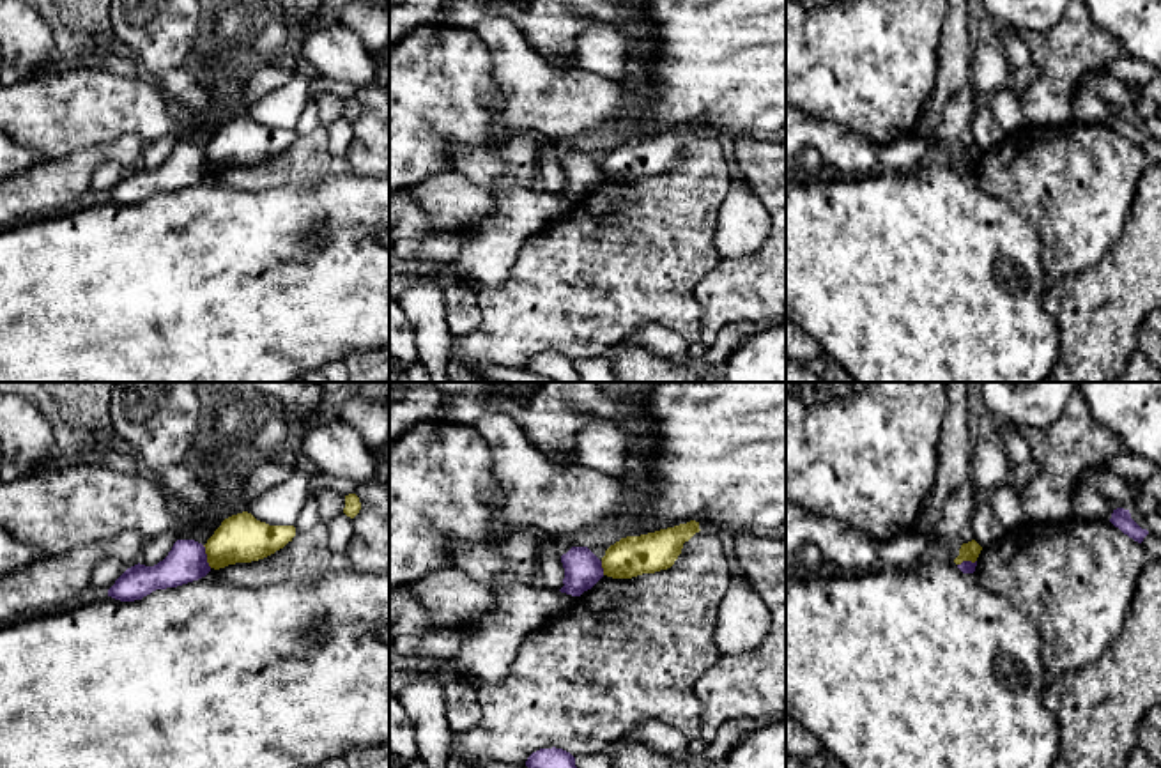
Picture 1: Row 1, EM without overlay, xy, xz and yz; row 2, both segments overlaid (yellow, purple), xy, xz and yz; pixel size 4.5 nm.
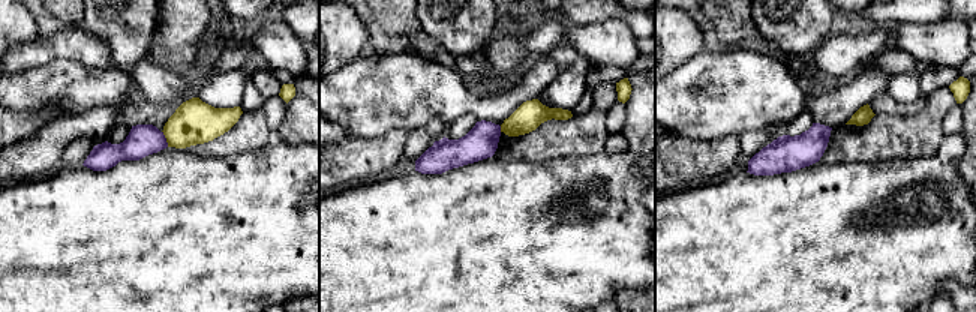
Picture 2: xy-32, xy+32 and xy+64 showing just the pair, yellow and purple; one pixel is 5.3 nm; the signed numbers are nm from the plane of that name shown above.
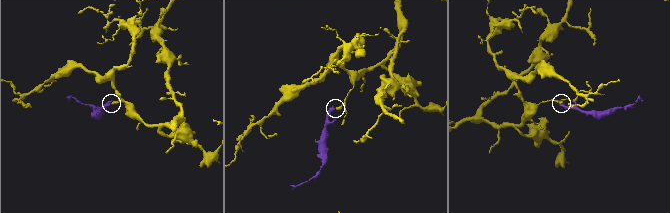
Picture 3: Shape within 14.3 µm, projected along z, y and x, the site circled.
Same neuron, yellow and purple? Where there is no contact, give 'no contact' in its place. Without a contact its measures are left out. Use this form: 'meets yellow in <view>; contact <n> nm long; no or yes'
meets yellow in xy; contact 110 nm long; no

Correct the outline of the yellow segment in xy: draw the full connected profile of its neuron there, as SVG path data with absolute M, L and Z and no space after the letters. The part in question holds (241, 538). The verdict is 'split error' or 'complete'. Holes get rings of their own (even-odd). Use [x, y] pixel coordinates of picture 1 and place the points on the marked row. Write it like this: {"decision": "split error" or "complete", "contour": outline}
{"decision": "complete", "contour": "M242 511L225 518L204 547L209 566L219 570L264 559L283 549L294 536L294 526L269 526Z"}

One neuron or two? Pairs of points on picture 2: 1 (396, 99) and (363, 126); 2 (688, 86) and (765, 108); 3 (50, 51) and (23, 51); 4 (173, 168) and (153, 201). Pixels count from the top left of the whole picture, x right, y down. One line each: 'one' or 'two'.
1: one
2: one
3: one
4: one

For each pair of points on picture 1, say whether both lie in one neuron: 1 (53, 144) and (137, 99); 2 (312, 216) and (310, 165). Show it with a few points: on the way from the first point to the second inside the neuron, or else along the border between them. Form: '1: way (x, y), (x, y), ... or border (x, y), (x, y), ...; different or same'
1: way (75, 122), (91, 107), (115, 107); same
2: border (330, 172), (315, 181), (287, 183), (269, 190); different

